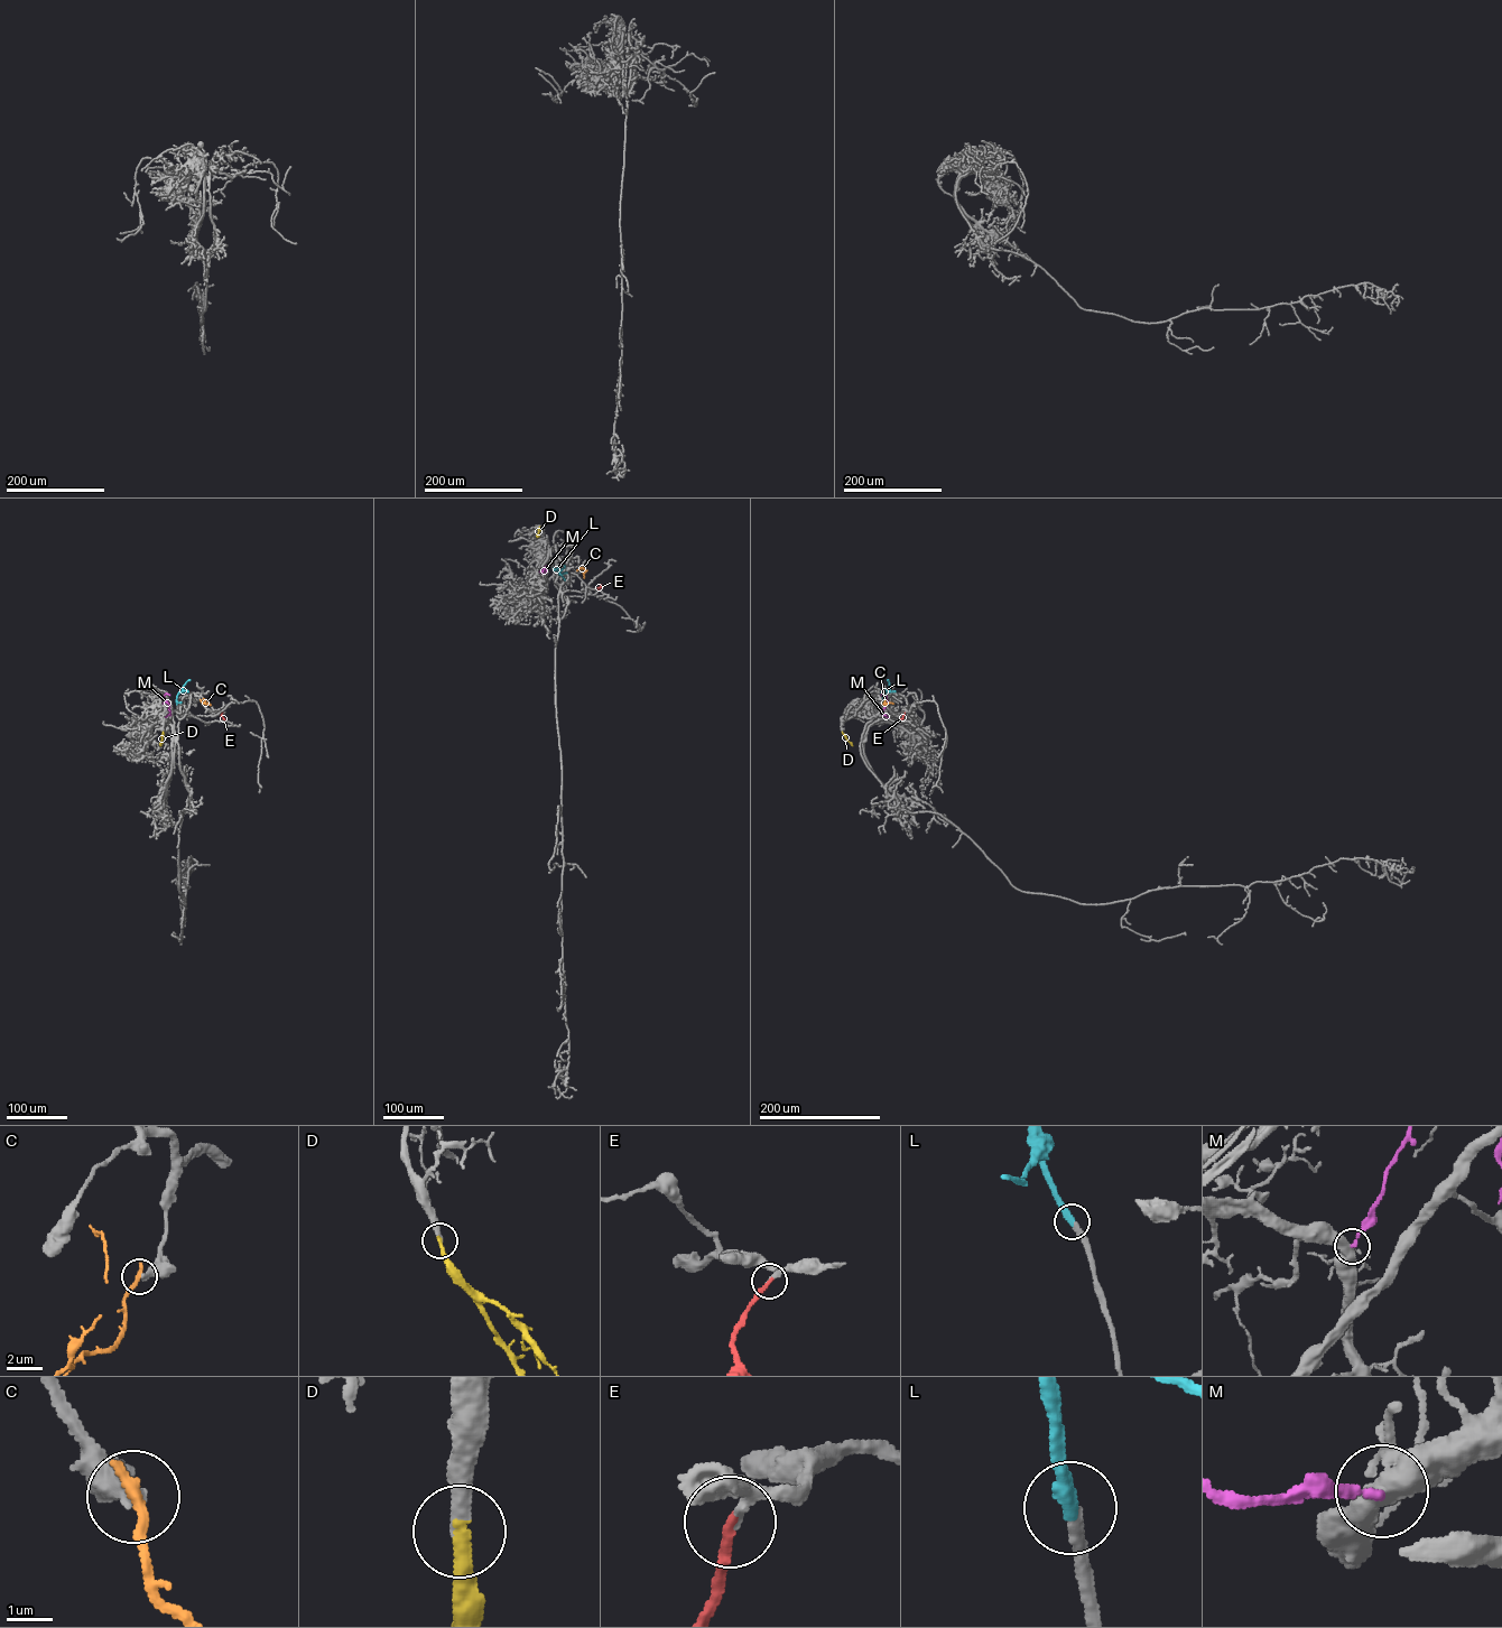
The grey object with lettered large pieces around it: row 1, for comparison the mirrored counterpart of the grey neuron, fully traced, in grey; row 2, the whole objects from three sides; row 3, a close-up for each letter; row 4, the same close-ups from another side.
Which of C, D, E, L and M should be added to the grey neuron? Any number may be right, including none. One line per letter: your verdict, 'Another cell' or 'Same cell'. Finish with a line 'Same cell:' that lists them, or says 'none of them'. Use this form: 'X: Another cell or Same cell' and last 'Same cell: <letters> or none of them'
C: Another cell
D: Same cell
E: Same cell
L: Same cell
M: Another cell
Same cell: D, E, L

